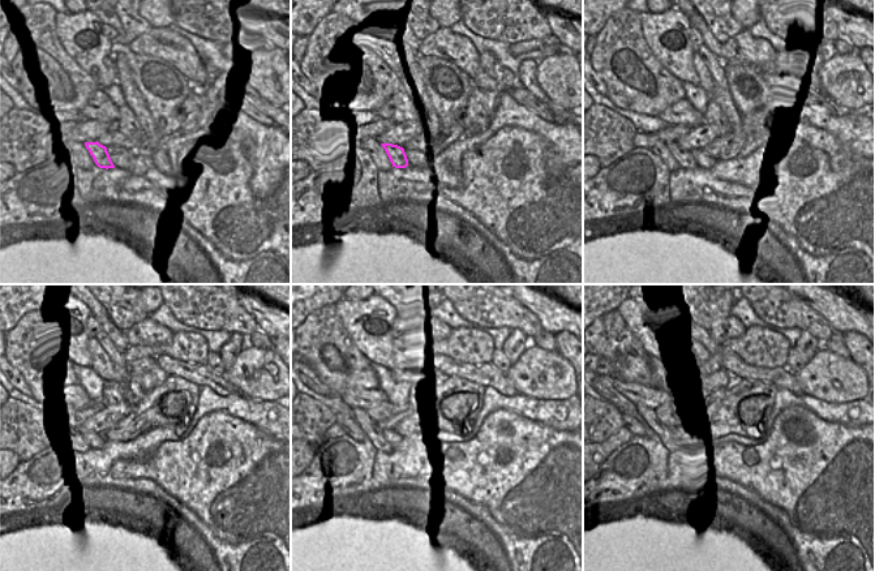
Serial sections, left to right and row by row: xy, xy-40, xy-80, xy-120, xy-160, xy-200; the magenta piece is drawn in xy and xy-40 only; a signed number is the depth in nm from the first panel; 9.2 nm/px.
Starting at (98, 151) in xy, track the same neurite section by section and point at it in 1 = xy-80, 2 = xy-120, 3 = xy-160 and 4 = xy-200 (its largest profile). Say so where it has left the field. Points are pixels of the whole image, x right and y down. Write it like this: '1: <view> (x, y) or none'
1: xy-80 (685, 158)
2: xy-120 (95, 441)
3: xy-160 (390, 436)
4: xy-200 (680, 436)

